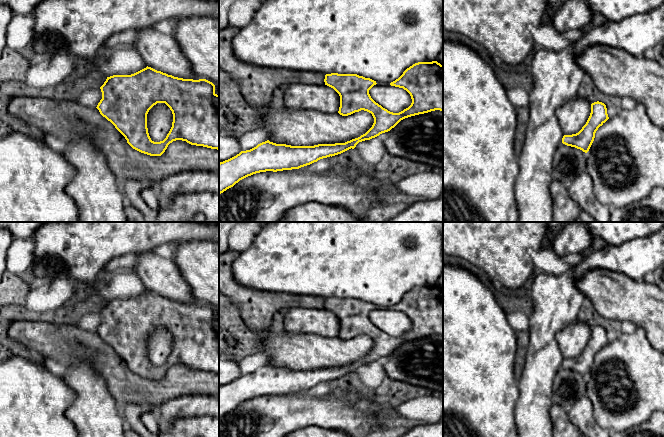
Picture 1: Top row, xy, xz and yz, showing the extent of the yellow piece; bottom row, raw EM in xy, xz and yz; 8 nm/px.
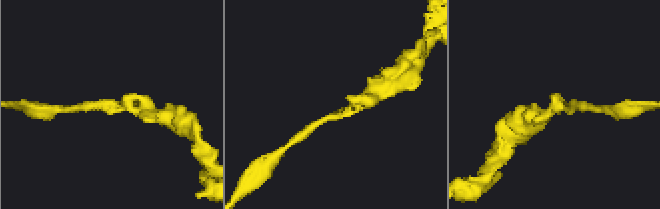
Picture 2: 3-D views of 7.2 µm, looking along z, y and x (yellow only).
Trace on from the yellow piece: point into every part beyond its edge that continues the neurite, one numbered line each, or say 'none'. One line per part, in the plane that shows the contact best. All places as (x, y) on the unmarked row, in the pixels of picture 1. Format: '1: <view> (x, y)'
none

